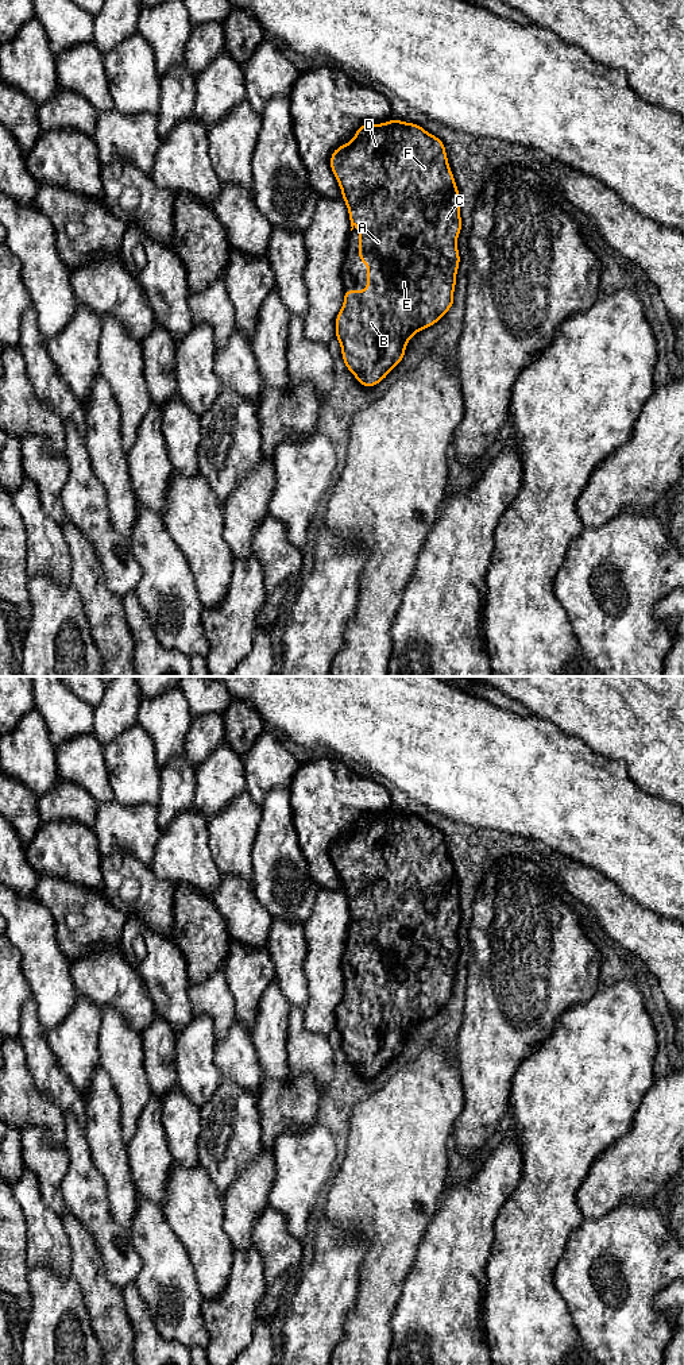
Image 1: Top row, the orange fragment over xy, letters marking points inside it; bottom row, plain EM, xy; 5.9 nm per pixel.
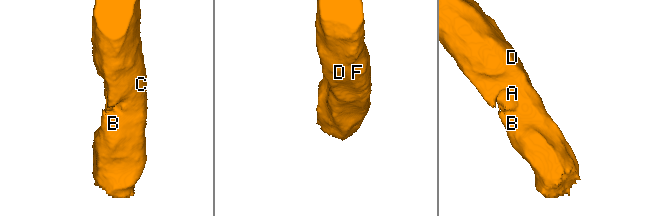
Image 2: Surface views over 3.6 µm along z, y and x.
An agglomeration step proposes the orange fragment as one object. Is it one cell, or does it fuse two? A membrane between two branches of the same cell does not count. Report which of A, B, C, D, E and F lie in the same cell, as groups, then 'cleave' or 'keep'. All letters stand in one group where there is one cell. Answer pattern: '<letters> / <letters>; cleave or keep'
A B C D E F; keep

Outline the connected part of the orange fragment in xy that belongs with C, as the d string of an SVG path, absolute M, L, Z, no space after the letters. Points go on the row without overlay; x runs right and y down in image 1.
M395 809L383 815L362 815L349 834L340 837L332 844L331 860L341 879L341 887L349 903L351 922L353 915L358 915L359 952L367 955L368 978L367 982L344 982L344 995L336 1009L336 1030L340 1033L345 1059L356 1068L360 1076L371 1079L383 1072L391 1060L402 1053L407 1033L414 1025L440 1013L445 1003L453 998L453 982L460 953L456 938L456 930L461 922L459 880L449 860L443 832L417 815L399 813Z

